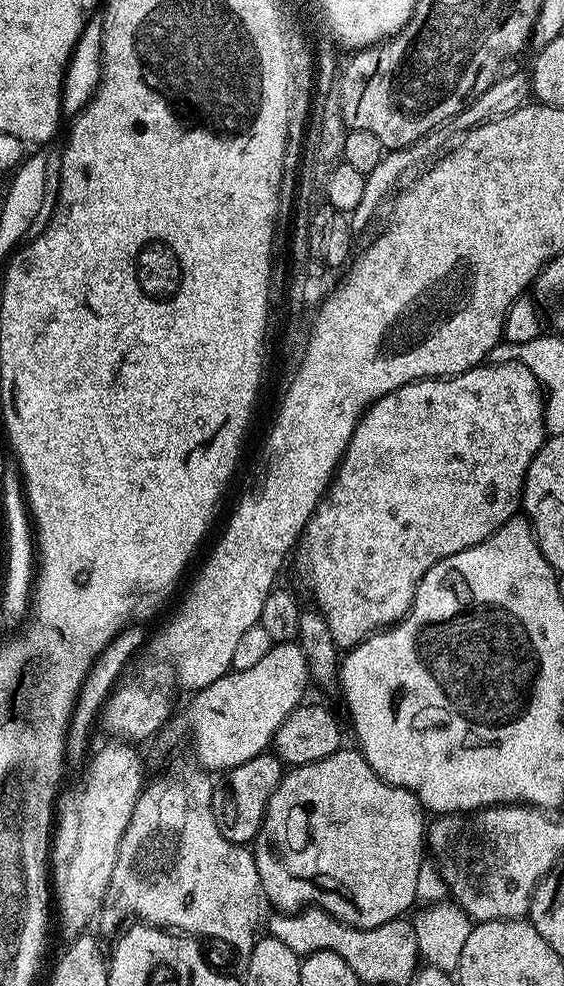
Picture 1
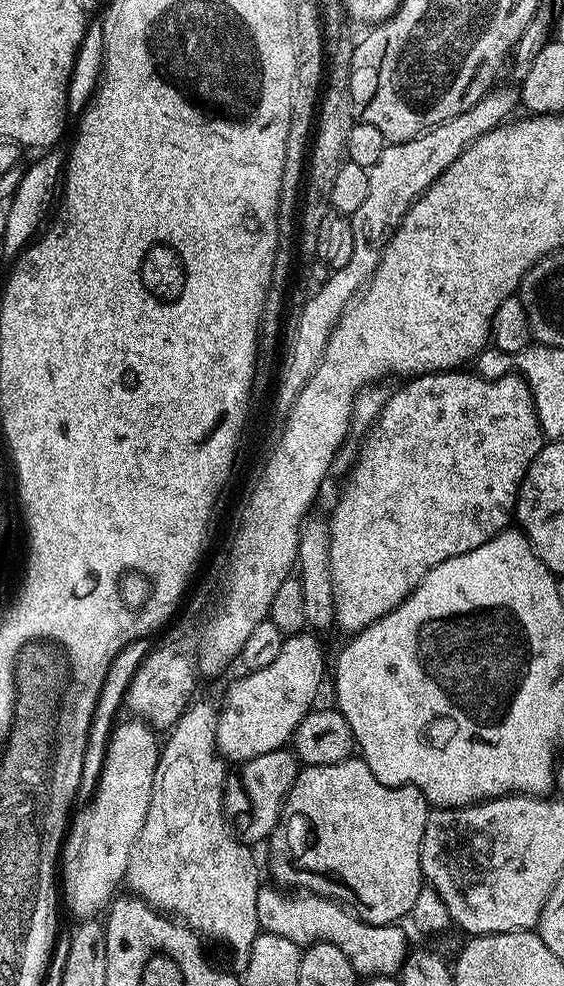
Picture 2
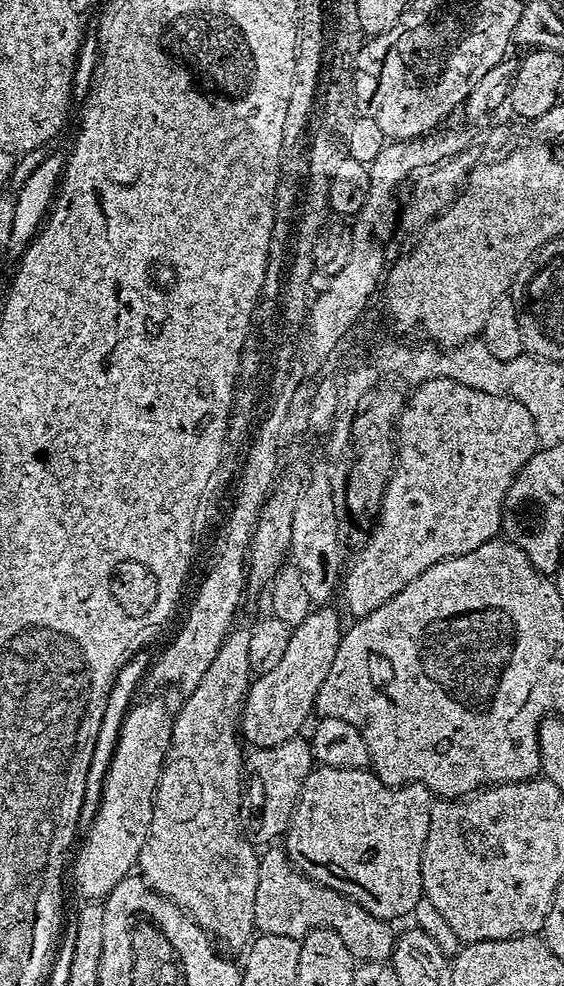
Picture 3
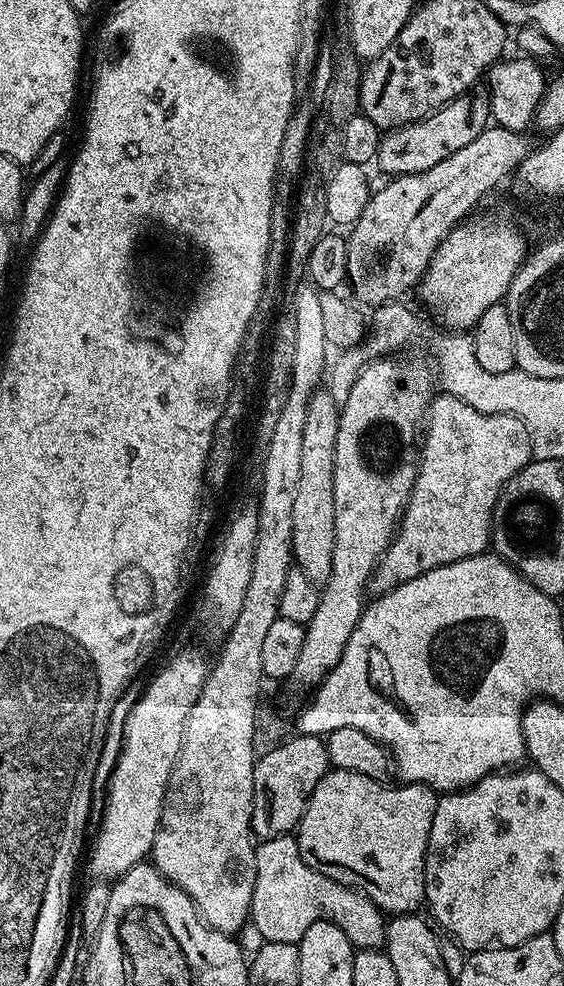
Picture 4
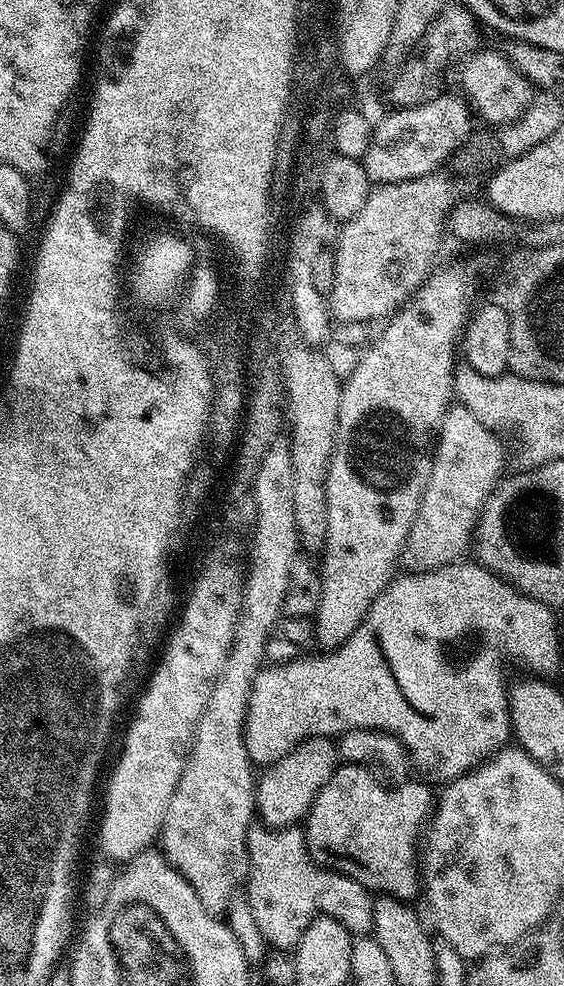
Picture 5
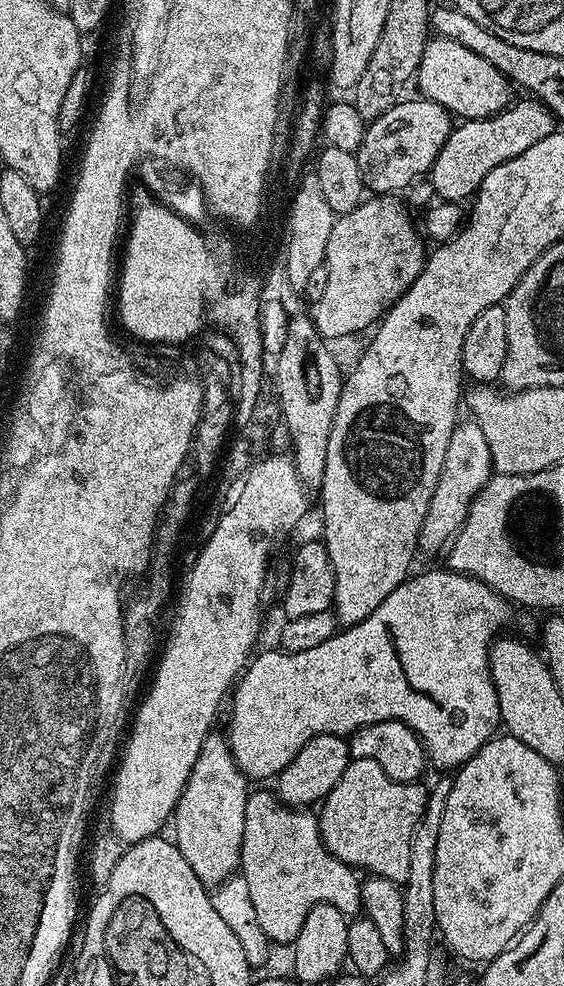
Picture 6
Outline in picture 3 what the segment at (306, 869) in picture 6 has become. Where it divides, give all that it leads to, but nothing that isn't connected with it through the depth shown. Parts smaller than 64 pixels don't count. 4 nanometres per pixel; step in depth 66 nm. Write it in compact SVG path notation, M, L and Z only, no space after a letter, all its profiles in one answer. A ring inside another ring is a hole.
M272 846L260 856L258 890L254 890L254 922L263 934L282 934L282 938L301 941L315 928L329 928L346 942L353 960L357 962L384 962L396 948L397 933L386 920L374 918L350 898L326 886L308 880L288 861L283 847Z

